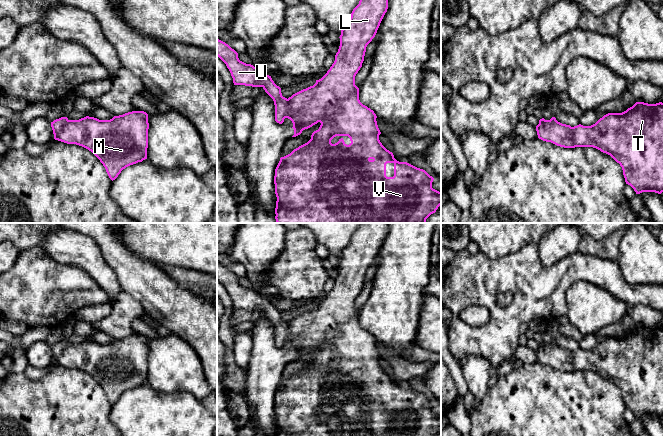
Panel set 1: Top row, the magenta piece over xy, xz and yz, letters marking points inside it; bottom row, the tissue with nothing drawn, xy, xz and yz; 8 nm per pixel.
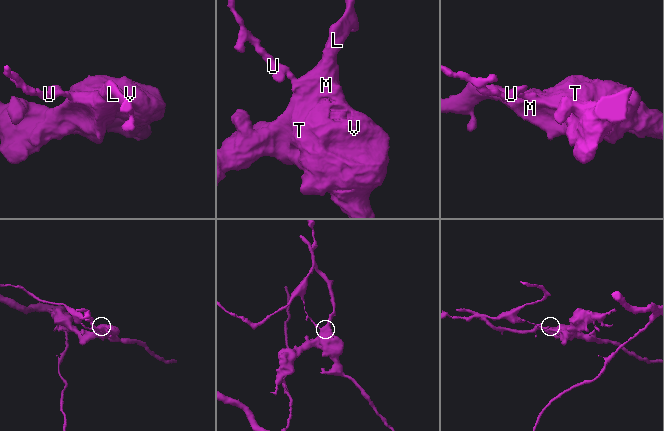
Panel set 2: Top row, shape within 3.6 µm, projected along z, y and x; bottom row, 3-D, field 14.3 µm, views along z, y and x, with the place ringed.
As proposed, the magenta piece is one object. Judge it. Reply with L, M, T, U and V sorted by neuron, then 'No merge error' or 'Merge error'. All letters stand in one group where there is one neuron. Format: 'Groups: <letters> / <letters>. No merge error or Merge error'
Groups: L M T V / U. Merge error

